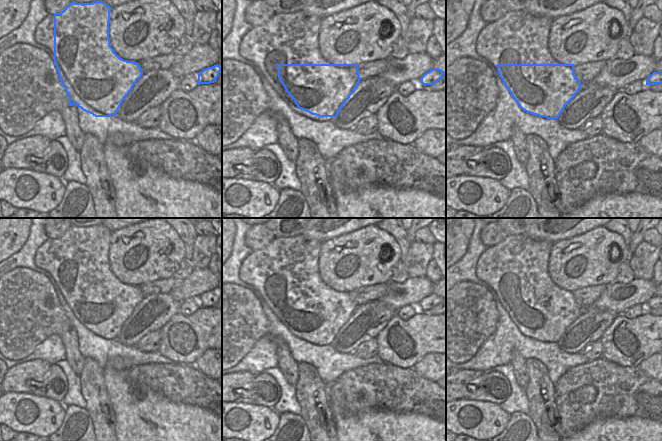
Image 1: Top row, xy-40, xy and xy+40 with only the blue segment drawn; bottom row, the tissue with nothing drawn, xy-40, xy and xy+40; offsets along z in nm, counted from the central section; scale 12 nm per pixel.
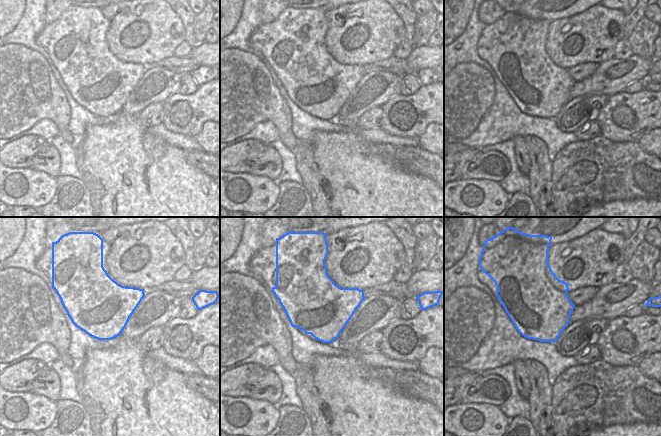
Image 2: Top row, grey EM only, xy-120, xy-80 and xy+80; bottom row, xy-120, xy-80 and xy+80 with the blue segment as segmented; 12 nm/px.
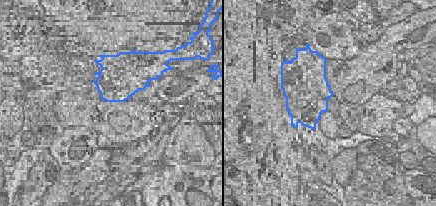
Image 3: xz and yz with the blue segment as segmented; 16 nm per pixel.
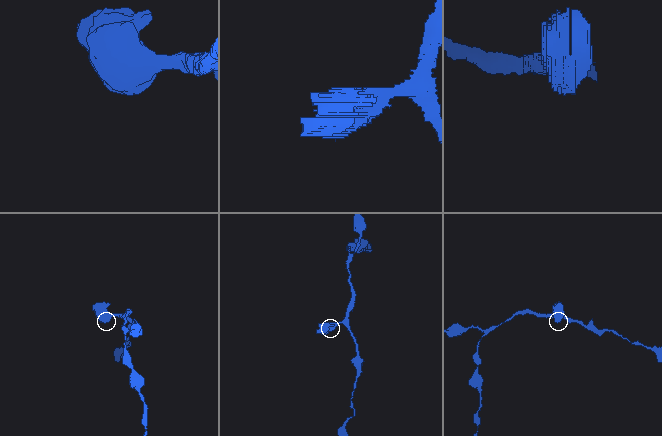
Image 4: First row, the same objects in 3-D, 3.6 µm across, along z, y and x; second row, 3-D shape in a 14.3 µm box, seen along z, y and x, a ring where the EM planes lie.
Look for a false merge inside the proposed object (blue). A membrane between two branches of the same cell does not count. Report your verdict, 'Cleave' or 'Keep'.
Keep

